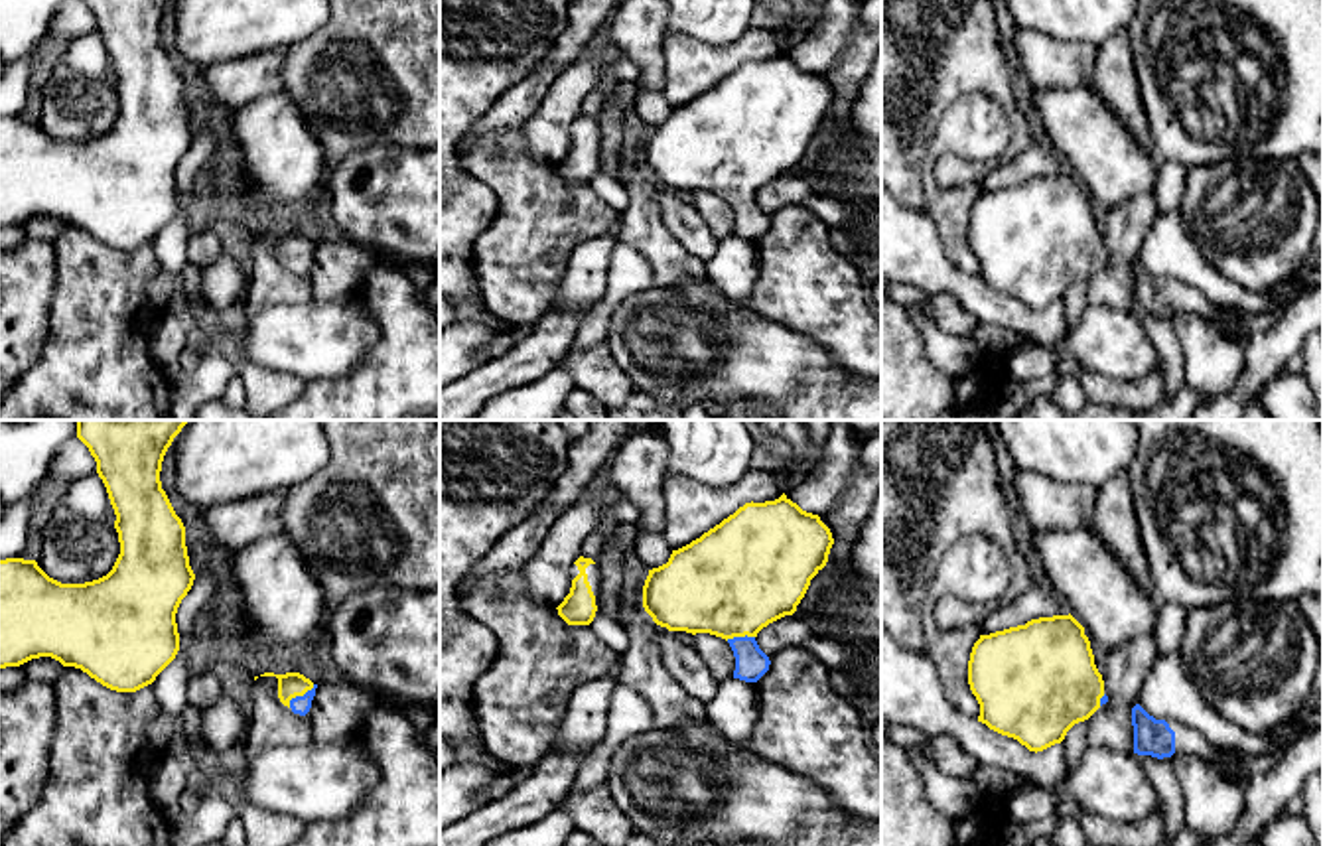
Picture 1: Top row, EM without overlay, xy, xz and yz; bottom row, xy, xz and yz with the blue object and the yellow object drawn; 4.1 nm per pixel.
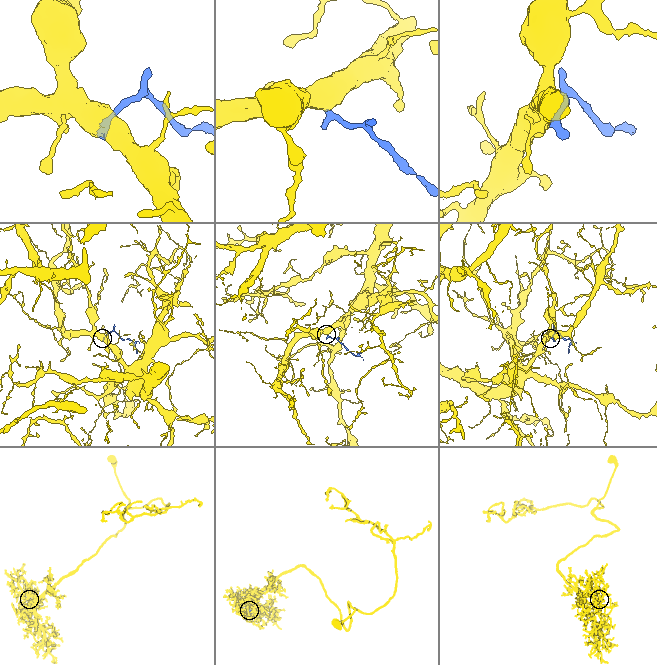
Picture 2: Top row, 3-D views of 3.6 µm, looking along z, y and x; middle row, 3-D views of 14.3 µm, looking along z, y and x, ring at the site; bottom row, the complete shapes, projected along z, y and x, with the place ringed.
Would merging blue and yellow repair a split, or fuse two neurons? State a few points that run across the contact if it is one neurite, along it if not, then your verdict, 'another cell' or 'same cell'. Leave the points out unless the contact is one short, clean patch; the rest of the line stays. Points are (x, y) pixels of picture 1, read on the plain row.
line xy (300, 263), (298, 255), (290, 243); same cell

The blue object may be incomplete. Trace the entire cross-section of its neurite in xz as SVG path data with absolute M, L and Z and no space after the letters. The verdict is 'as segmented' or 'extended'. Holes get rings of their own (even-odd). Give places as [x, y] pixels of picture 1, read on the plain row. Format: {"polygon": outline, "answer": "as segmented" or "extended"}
{"polygon": "M785 51L775 59L751 59L700 97L672 108L666 122L649 128L643 166L668 189L726 197L735 215L733 237L757 241L771 223L755 199L757 191L797 170L810 138L826 124L832 103L832 91L820 75L802 69Z", "answer": "extended"}

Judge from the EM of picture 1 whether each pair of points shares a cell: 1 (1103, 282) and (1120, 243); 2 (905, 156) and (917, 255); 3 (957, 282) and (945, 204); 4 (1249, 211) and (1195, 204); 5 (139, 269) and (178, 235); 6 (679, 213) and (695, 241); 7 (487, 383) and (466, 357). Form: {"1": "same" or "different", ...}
{"1": "same", "2": "different", "3": "different", "4": "same", "5": "different", "6": "same", "7": "different"}

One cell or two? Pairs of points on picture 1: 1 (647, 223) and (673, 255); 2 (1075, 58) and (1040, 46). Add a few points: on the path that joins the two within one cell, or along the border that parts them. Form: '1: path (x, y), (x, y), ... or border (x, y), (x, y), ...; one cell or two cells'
1: path (649, 231), (665, 247); one cell
2: path (1067, 58), (1051, 58), (1047, 54); one cell

